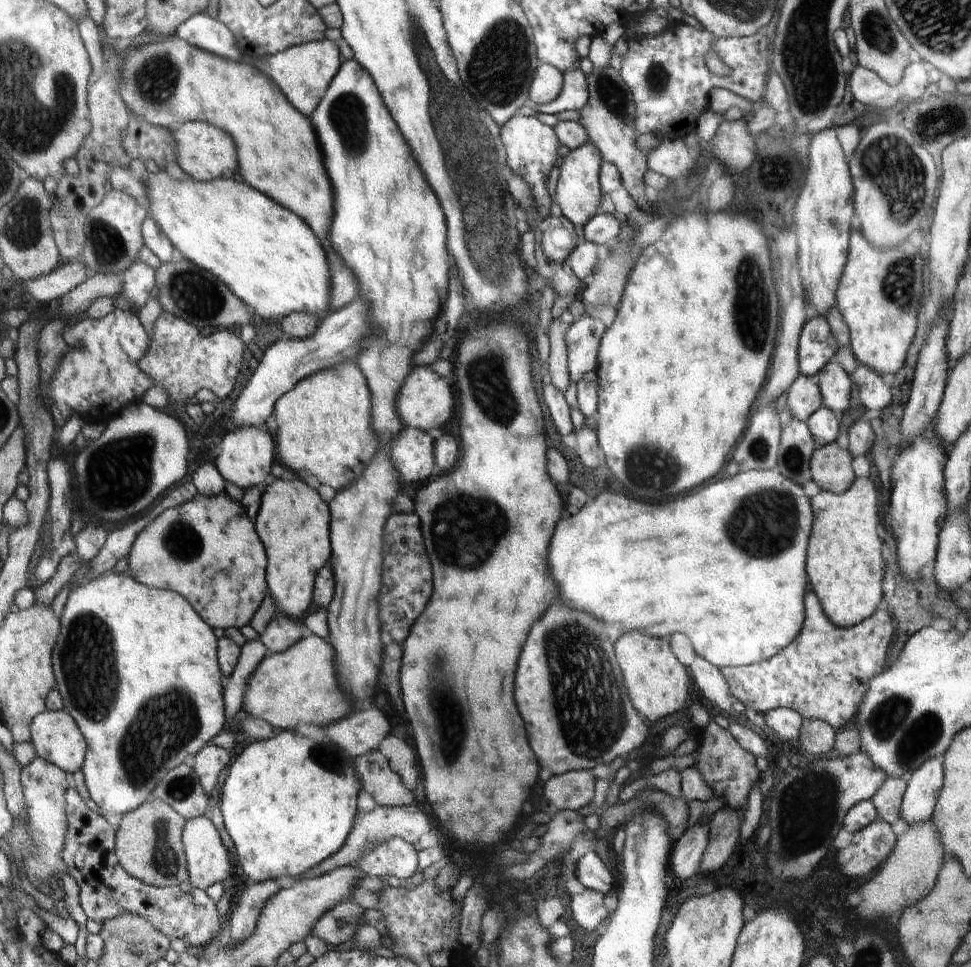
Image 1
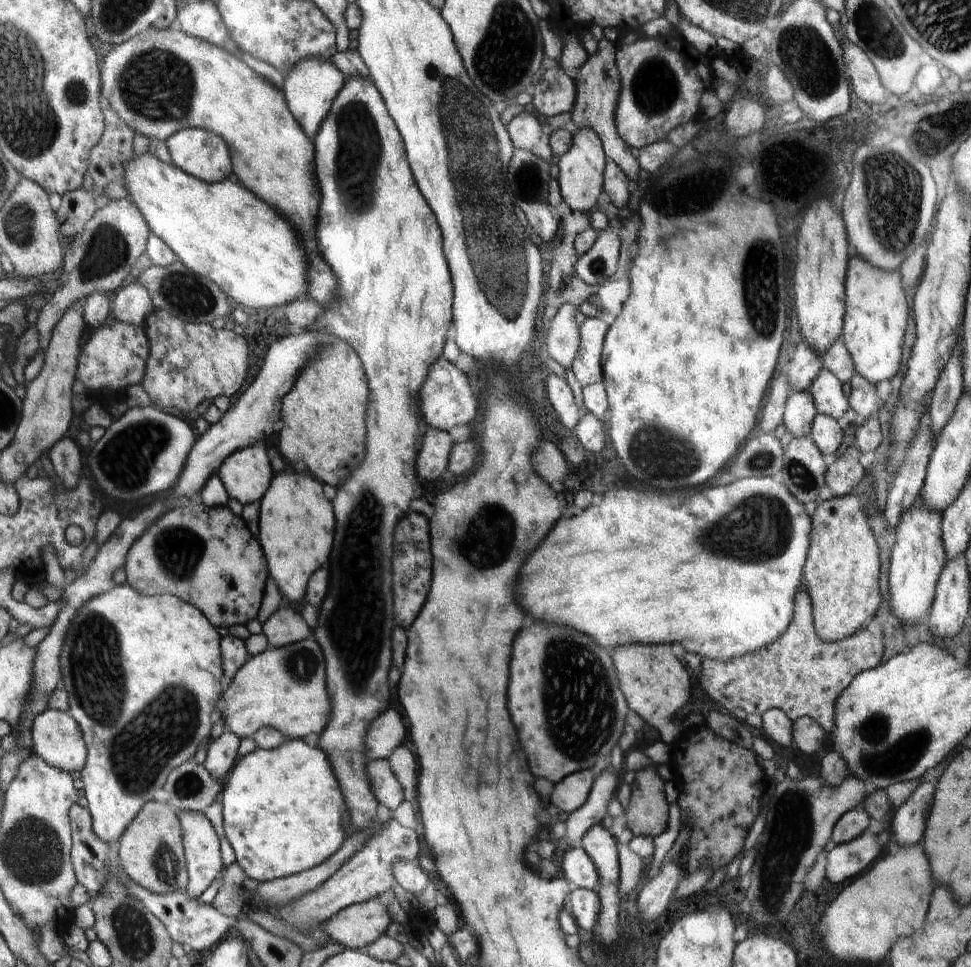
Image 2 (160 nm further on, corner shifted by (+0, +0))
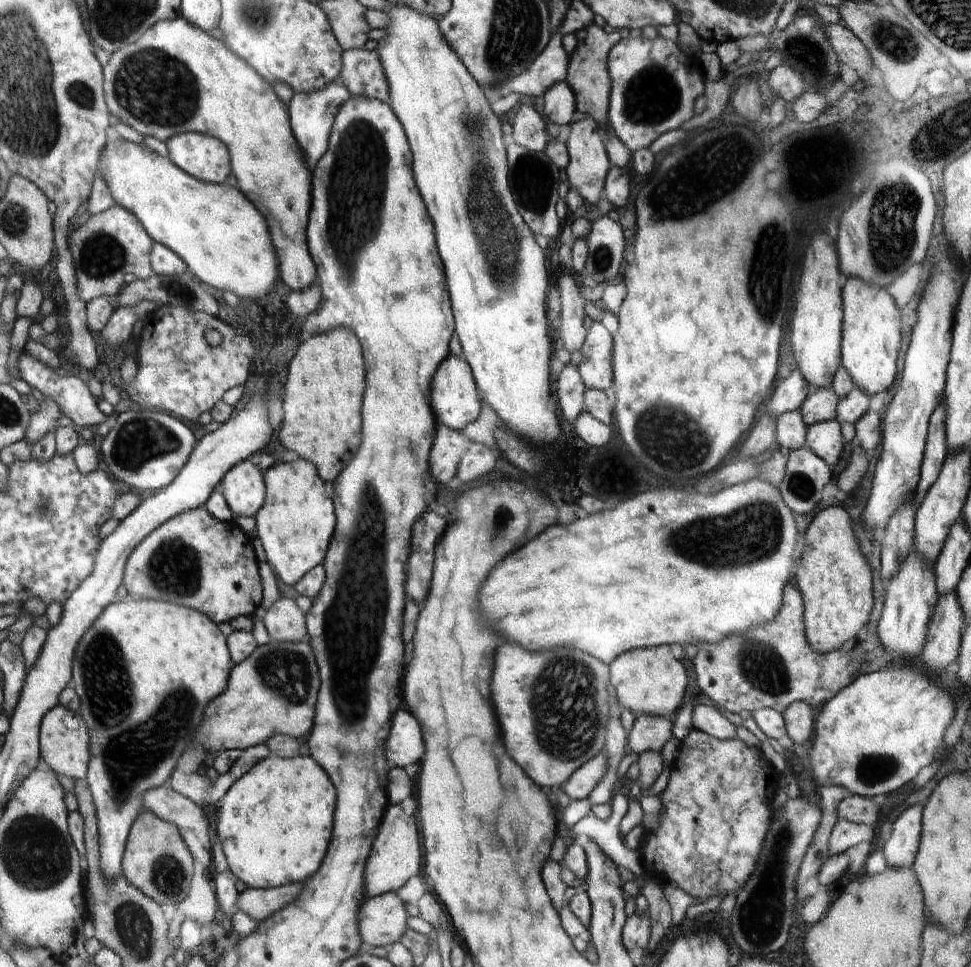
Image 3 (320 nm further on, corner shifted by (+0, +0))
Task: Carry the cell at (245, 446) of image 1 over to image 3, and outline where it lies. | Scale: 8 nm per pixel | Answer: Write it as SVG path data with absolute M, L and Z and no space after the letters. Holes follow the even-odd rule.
M251 459L240 461L223 477L225 501L234 516L254 516L264 504L264 482Z

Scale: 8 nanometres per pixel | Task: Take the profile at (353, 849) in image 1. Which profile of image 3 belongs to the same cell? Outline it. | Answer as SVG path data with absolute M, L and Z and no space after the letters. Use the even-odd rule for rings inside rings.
M302 884L290 886L270 887L266 890L245 889L239 892L236 904L237 910L248 914L256 922L268 918L272 912L280 910L284 904L294 900L294 896L302 890Z

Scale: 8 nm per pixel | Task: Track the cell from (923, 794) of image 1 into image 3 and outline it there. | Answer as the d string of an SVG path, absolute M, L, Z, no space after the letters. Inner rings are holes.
M916 804L902 812L892 826L889 840L882 844L888 866L892 868L908 868L912 866L918 842L920 842L920 818L922 818L922 804Z

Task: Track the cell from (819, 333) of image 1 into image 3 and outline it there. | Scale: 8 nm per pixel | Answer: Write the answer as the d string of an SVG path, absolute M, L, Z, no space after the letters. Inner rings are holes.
M797 367L777 383L775 396L769 402L769 412L777 419L781 414L798 410L810 389L809 382Z

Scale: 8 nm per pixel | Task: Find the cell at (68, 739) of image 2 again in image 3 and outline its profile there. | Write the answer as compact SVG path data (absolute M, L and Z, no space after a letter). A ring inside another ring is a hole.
M60 704L43 718L42 728L39 730L39 745L42 747L42 764L58 774L64 774L74 780L85 781L90 772L91 737L82 714Z

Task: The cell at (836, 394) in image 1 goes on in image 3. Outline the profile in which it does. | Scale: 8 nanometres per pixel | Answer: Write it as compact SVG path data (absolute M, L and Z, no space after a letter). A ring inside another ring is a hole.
M832 386L810 387L800 412L804 422L810 426L817 422L831 421L838 418L839 398Z

